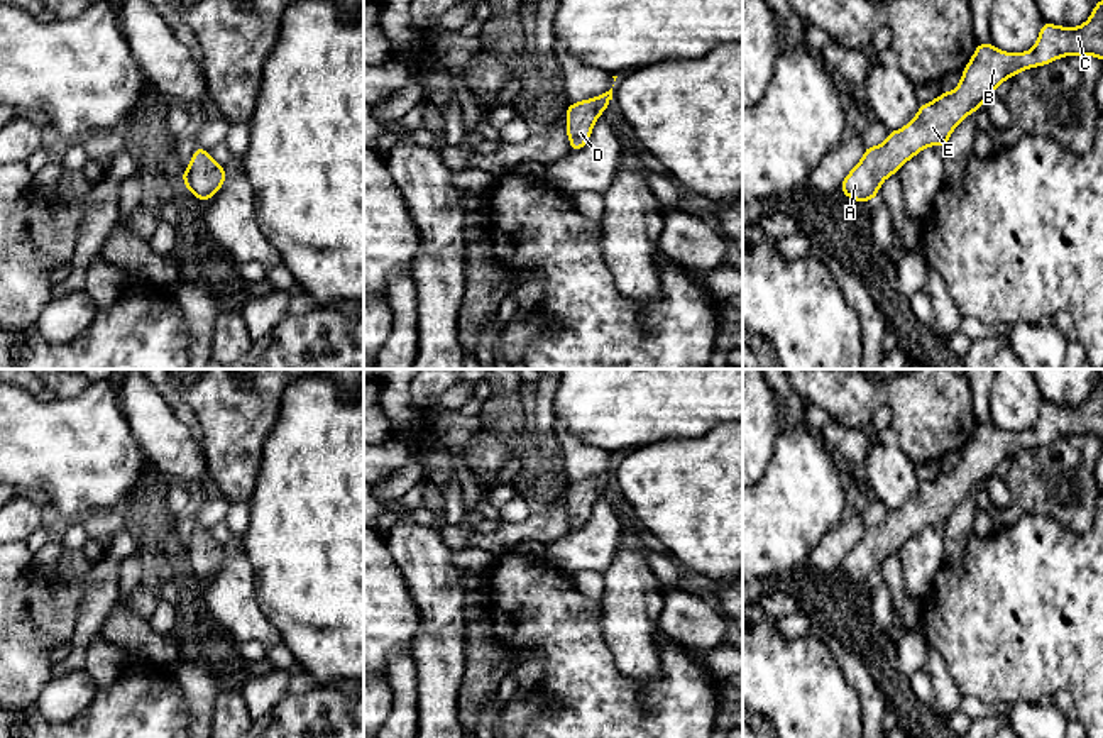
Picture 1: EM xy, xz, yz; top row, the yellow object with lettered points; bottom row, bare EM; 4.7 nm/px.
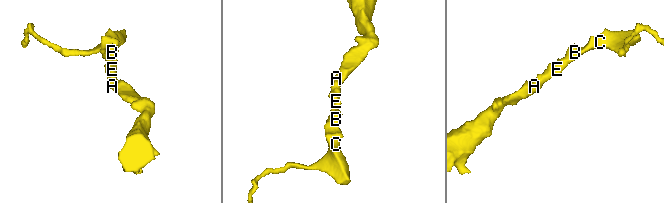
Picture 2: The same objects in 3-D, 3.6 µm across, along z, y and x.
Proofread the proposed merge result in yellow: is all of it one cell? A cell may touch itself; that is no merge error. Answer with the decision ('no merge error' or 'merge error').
no merge error

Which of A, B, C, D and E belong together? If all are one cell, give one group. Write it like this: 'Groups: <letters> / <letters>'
Groups: A B C D E

